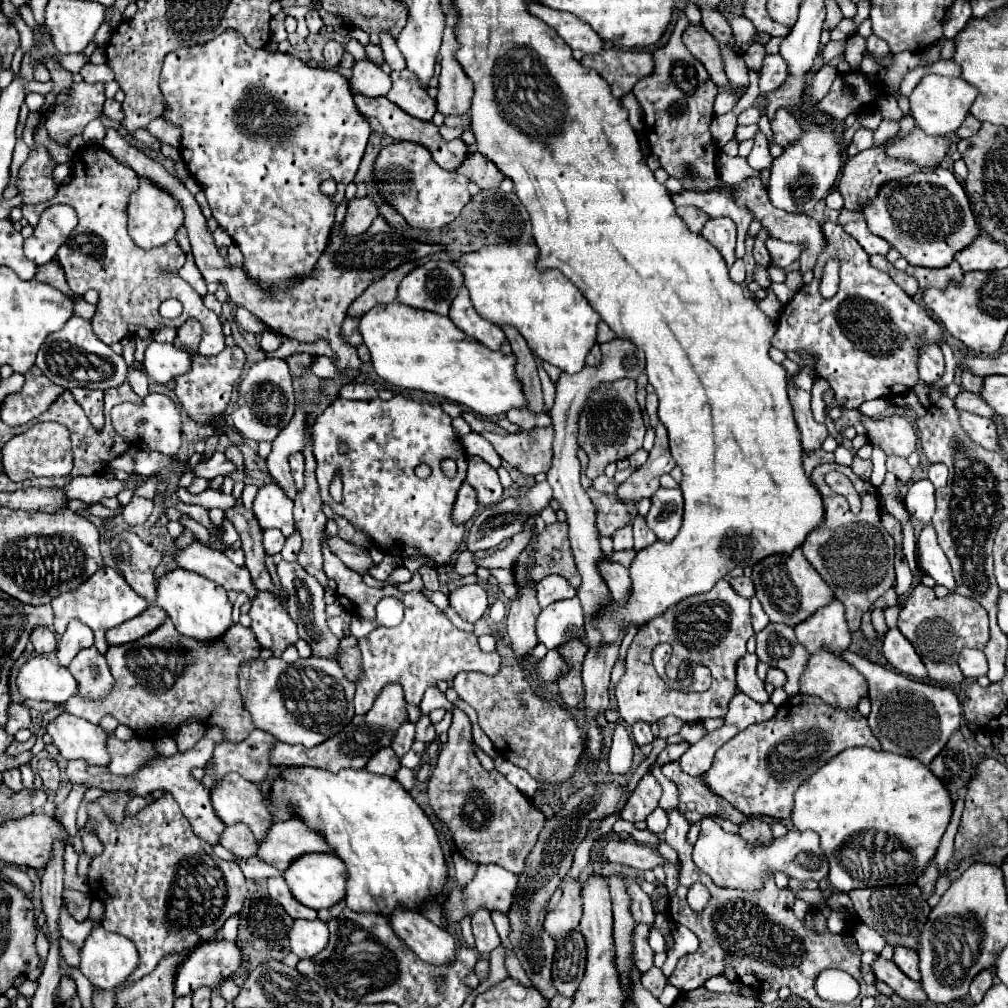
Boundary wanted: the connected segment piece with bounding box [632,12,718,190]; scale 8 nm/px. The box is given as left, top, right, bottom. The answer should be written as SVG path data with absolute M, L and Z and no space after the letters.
M680 12L666 46L652 52L652 58L654 58L652 74L636 82L632 92L636 94L638 102L644 108L650 150L660 158L662 168L670 176L682 180L686 166L694 166L698 176L706 178L700 184L700 188L708 190L708 188L714 188L718 180L716 166L714 166L718 148L714 146L708 132L708 126L714 118L712 106L718 94L718 86L710 80L706 68L682 44L680 36L686 26L688 26L688 18L686 14Z

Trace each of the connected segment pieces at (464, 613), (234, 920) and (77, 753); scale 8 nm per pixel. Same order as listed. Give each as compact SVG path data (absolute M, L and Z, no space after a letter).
M466 584L466 586L454 588L448 594L448 598L450 598L450 606L460 614L460 618L472 624L478 622L488 608L486 590L480 584Z
M232 916L226 920L226 924L220 930L220 936L228 942L236 942L236 934L238 934L238 916Z
M60 714L46 726L46 732L66 760L84 758L92 766L106 766L110 762L104 746L106 732L102 726L90 724L74 714Z

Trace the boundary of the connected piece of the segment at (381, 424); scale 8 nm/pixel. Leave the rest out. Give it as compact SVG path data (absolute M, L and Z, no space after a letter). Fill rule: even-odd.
M394 396L388 402L384 402L380 398L370 400L370 402L354 402L354 400L336 398L334 404L330 404L316 418L316 422L312 426L314 456L318 462L316 478L320 484L322 500L338 516L344 516L358 530L364 530L366 534L370 534L370 538L376 542L376 546L386 554L392 554L398 558L428 556L428 558L434 558L438 566L450 562L452 552L458 548L458 544L462 542L464 532L466 532L464 526L454 526L450 522L450 512L452 512L452 504L456 500L456 492L466 478L466 452L462 450L462 444L456 438L450 422L452 422L452 418L442 408L432 406L432 404L414 402L404 396ZM340 444L346 444L348 452L340 454L340 450L338 450ZM442 458L452 458L458 464L458 474L454 478L446 478L442 474L442 470L440 470ZM420 462L426 462L432 468L432 474L426 480L420 480L414 476L414 468ZM336 470L342 472L342 482L344 482L344 492L342 492L344 500L342 502L334 502L332 496L328 494L328 486L330 486L330 480Z

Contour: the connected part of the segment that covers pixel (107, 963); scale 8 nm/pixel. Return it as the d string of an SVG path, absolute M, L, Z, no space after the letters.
M94 898L92 906L90 906L90 916L88 916L88 920L94 924L94 928L88 934L88 938L84 940L84 946L80 948L80 970L94 986L114 988L132 974L132 970L138 964L138 952L136 952L134 944L126 936L104 930L102 924L100 924L102 916L104 916L104 906L102 906L100 900Z

